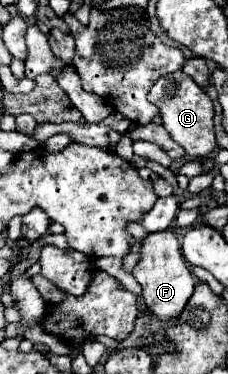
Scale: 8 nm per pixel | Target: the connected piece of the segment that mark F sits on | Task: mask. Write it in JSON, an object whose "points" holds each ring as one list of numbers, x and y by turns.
{"points":[[149,233,147,239,143,241,143,257,133,269,133,277,141,285,141,297,147,309,161,321,171,321,181,315,185,309,189,297,195,291,197,281,193,279,191,271,187,269,187,263,183,259,179,241,175,233]]}

